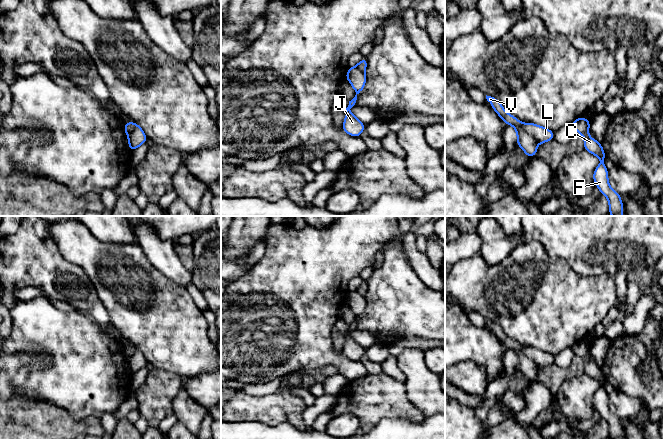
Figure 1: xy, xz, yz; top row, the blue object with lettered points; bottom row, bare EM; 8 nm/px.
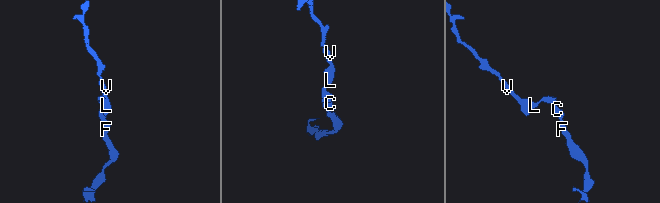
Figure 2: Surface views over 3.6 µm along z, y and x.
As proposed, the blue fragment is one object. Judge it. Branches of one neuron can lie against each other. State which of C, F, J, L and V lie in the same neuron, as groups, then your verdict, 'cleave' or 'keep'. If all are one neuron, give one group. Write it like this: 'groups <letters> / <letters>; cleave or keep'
groups C F J L / V; cleave

